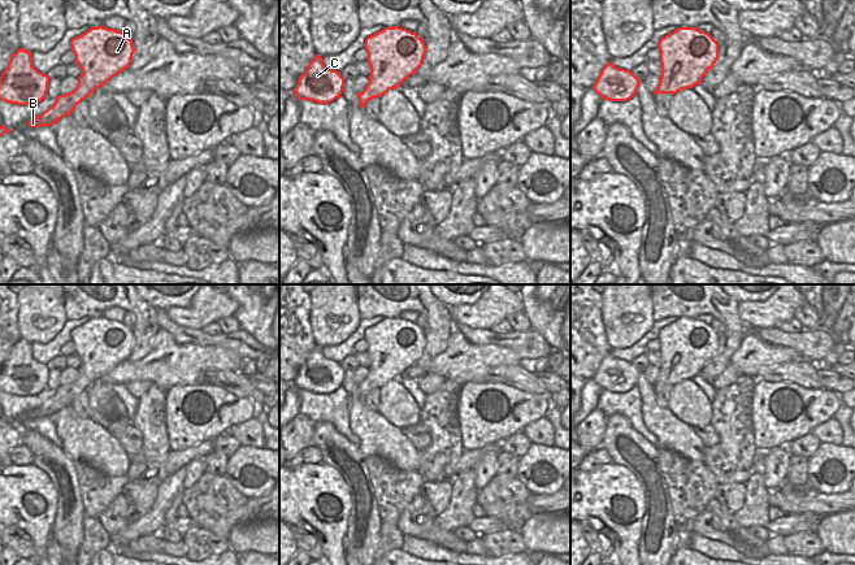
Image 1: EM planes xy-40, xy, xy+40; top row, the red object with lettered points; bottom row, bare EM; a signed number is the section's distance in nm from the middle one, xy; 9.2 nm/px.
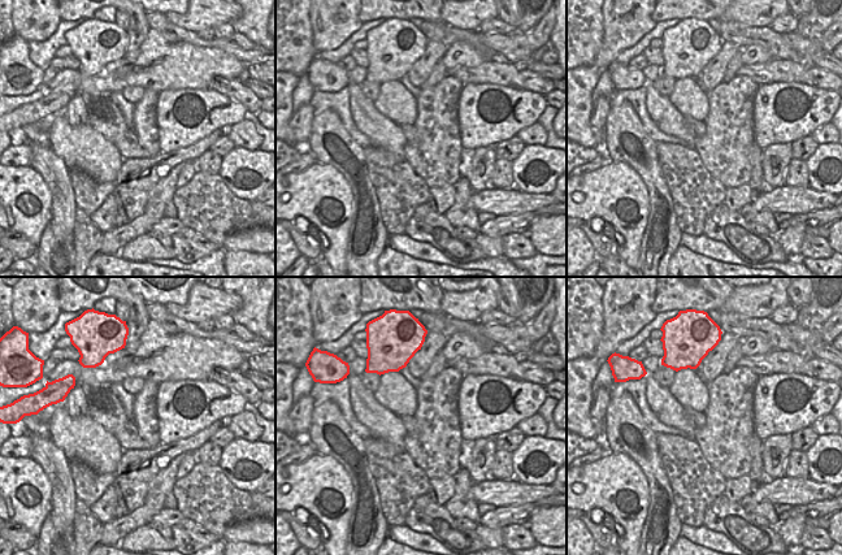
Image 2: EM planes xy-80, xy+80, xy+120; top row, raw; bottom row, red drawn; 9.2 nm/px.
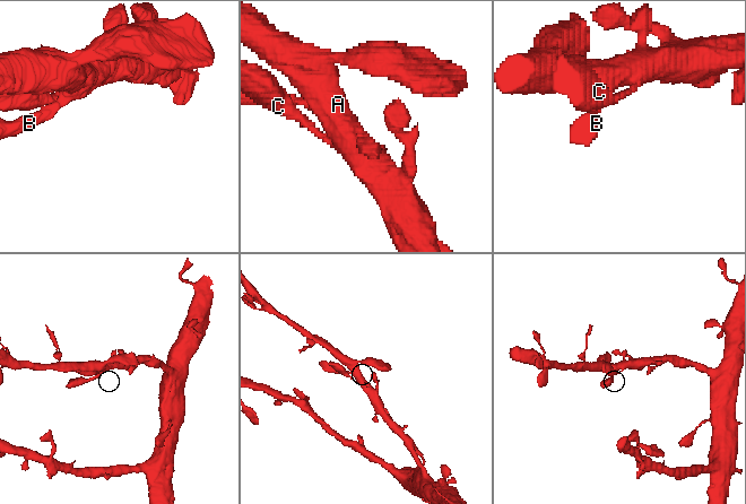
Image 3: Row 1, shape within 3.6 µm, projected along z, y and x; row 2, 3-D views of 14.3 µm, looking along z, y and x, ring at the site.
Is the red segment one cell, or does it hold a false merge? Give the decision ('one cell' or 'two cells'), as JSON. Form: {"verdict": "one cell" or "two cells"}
{"verdict": "one cell"}

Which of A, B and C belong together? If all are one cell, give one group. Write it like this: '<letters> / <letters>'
A B C

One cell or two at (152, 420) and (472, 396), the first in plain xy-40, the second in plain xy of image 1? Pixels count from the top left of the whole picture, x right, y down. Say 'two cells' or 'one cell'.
two cells

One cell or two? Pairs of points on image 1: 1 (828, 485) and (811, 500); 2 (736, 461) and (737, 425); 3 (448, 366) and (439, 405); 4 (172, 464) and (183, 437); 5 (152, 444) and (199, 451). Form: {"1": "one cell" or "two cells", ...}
{"1": "two cells", "2": "one cell", "3": "two cells", "4": "two cells", "5": "two cells"}

